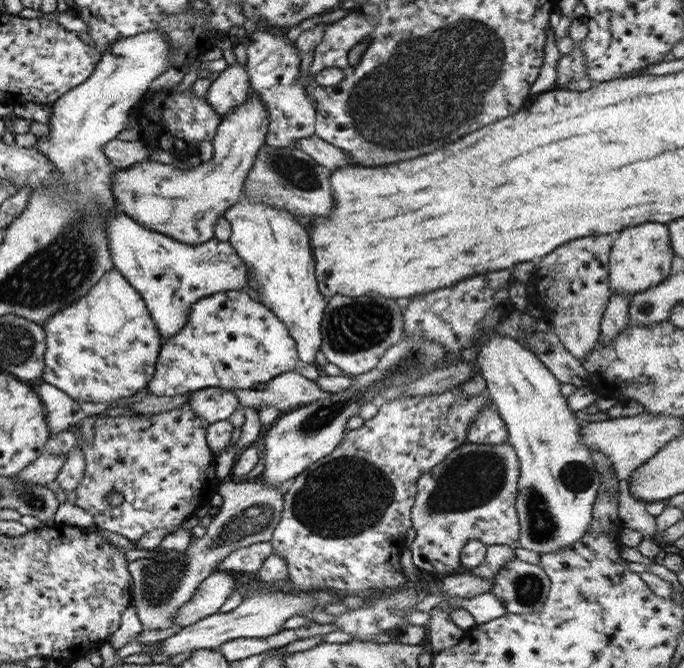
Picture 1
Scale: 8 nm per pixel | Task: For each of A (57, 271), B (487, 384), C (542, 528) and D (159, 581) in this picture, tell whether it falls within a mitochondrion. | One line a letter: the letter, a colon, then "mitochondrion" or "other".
A: mitochondrion
B: other
C: mitochondrion
D: mitochondrion

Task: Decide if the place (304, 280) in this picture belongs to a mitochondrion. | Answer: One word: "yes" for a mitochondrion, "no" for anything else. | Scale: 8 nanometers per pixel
no

